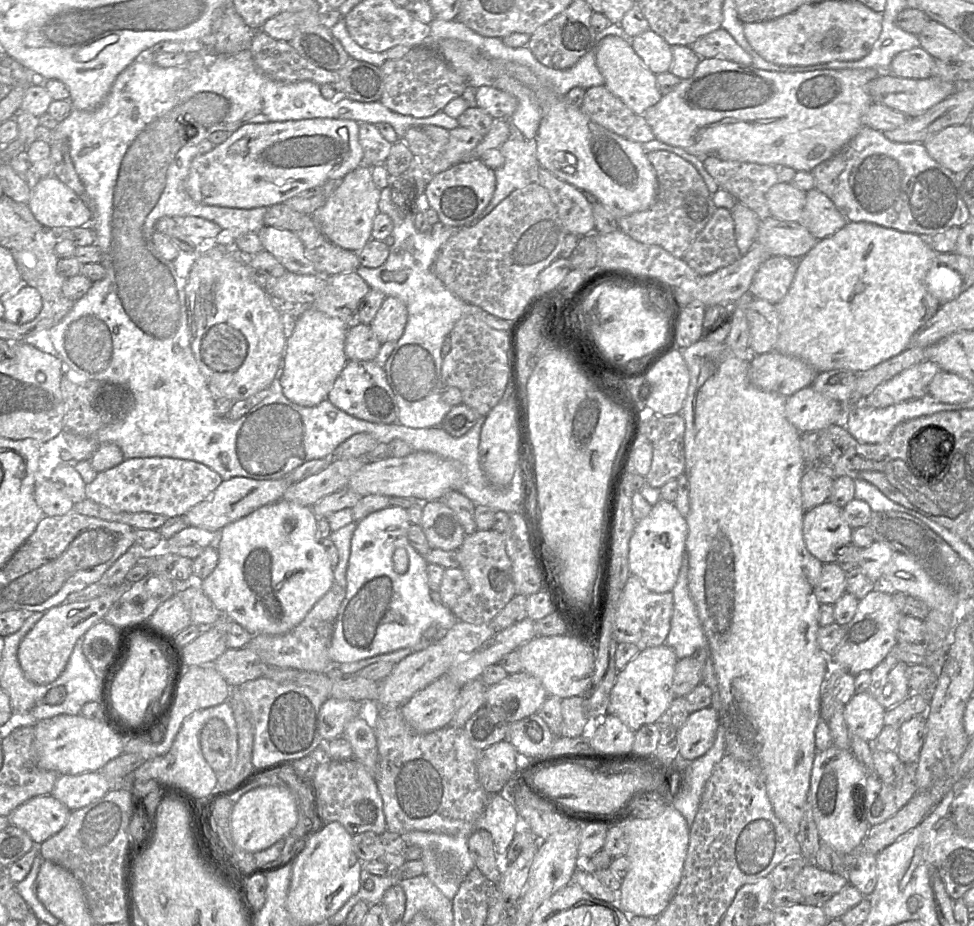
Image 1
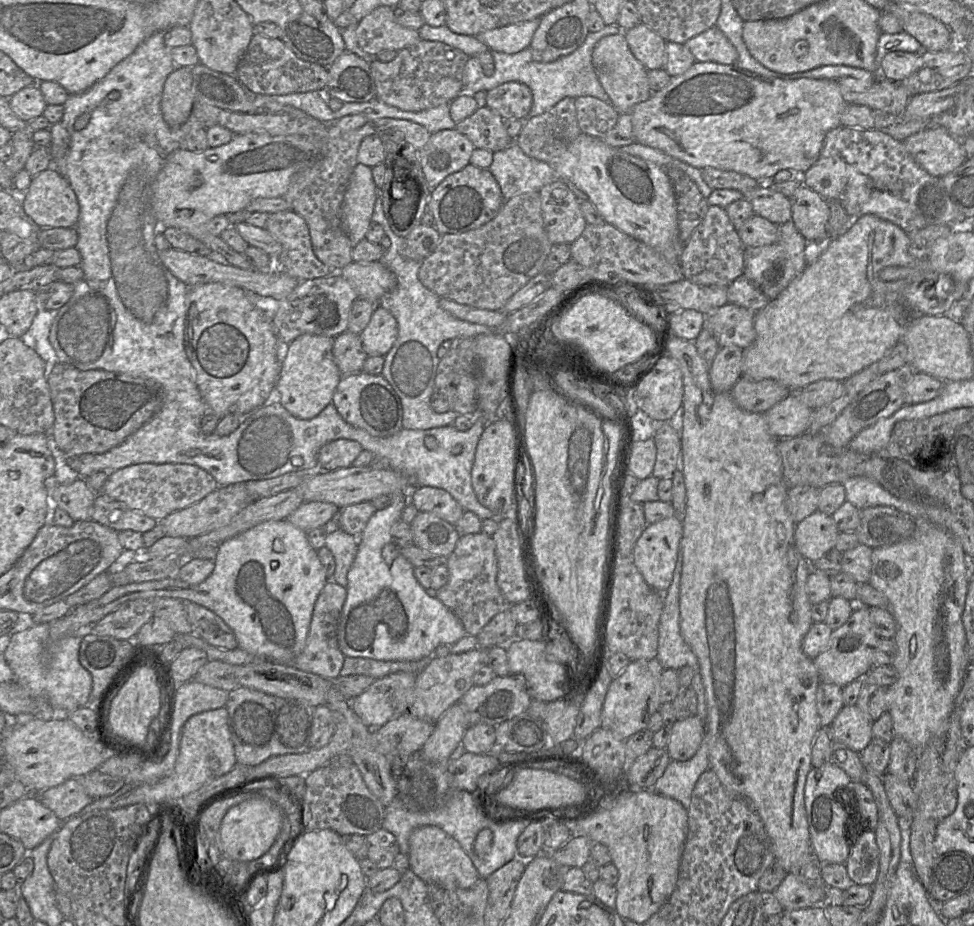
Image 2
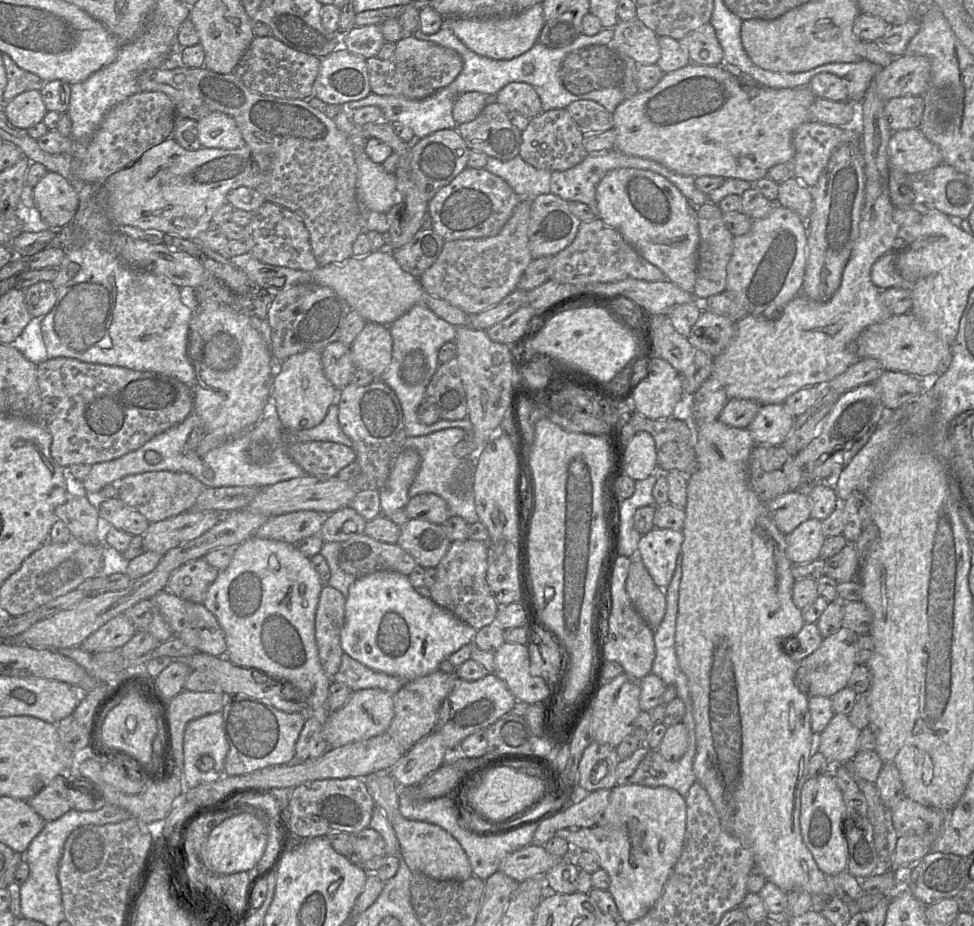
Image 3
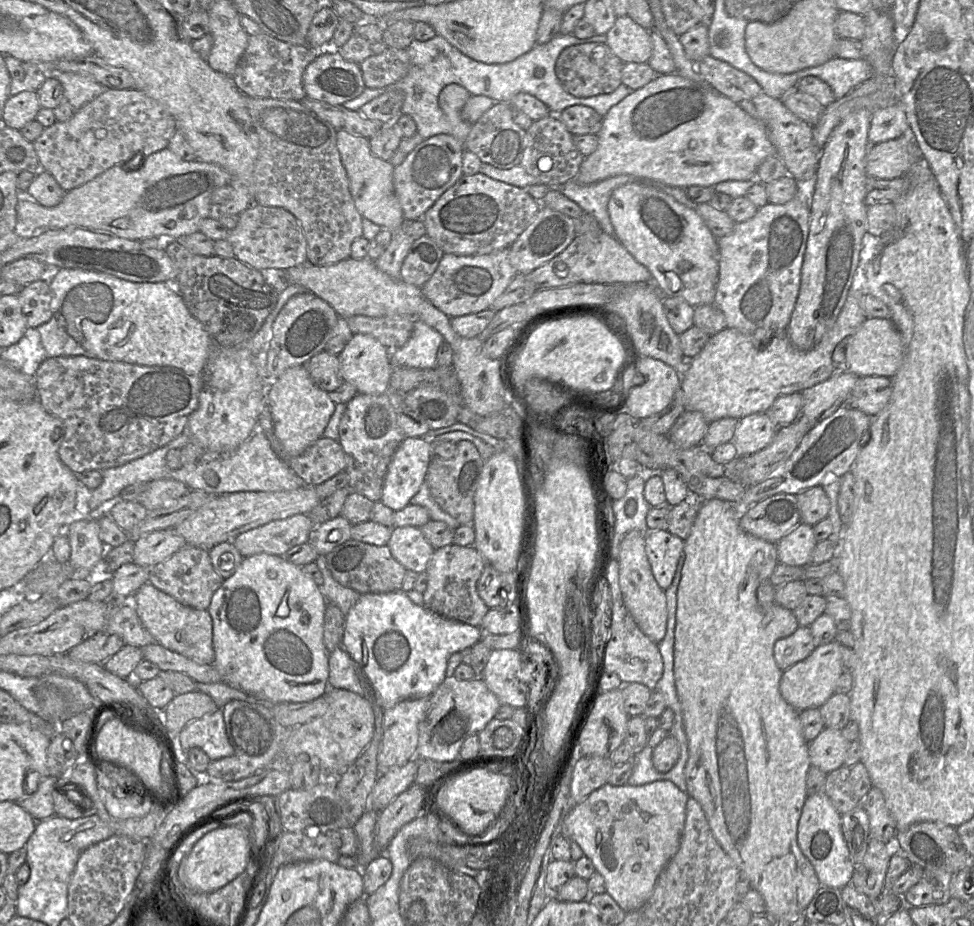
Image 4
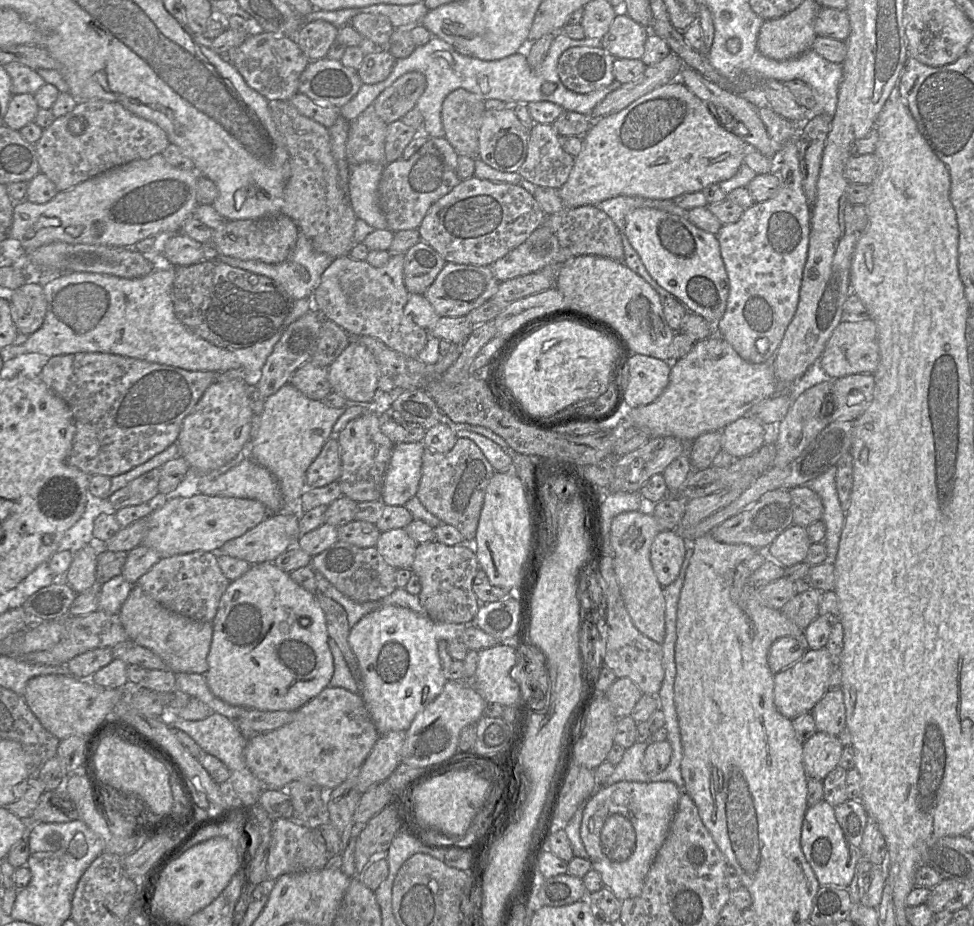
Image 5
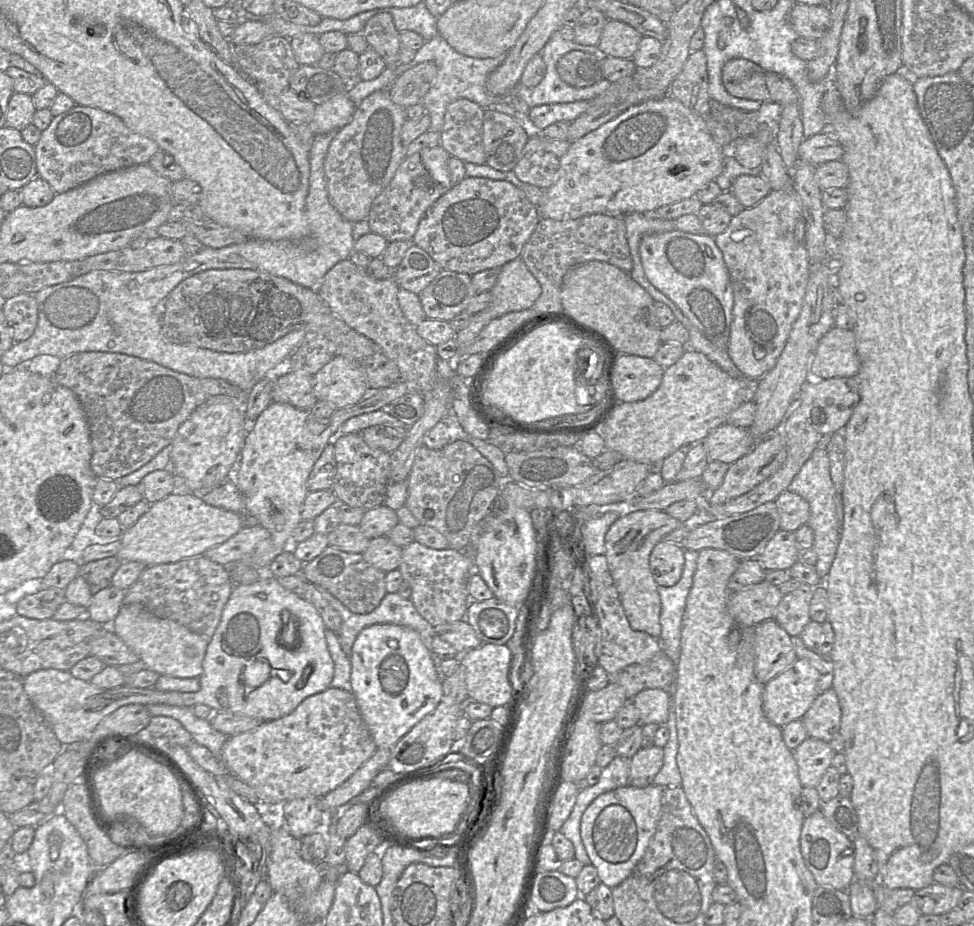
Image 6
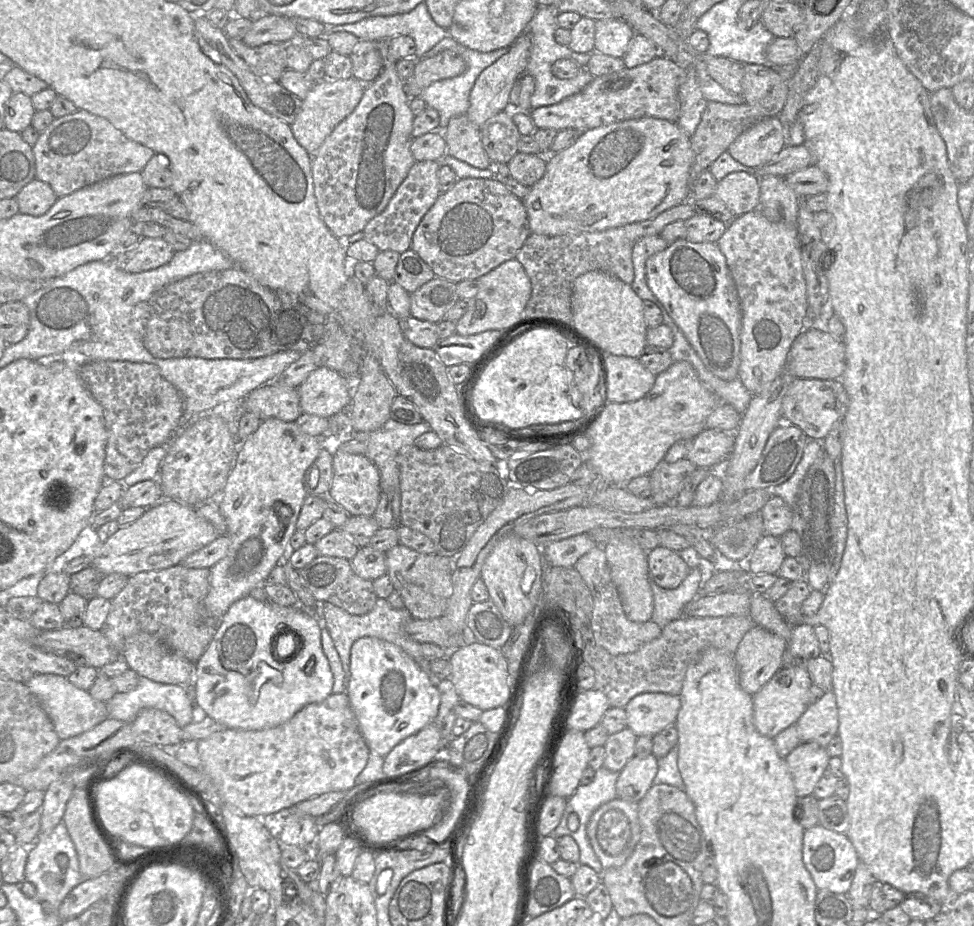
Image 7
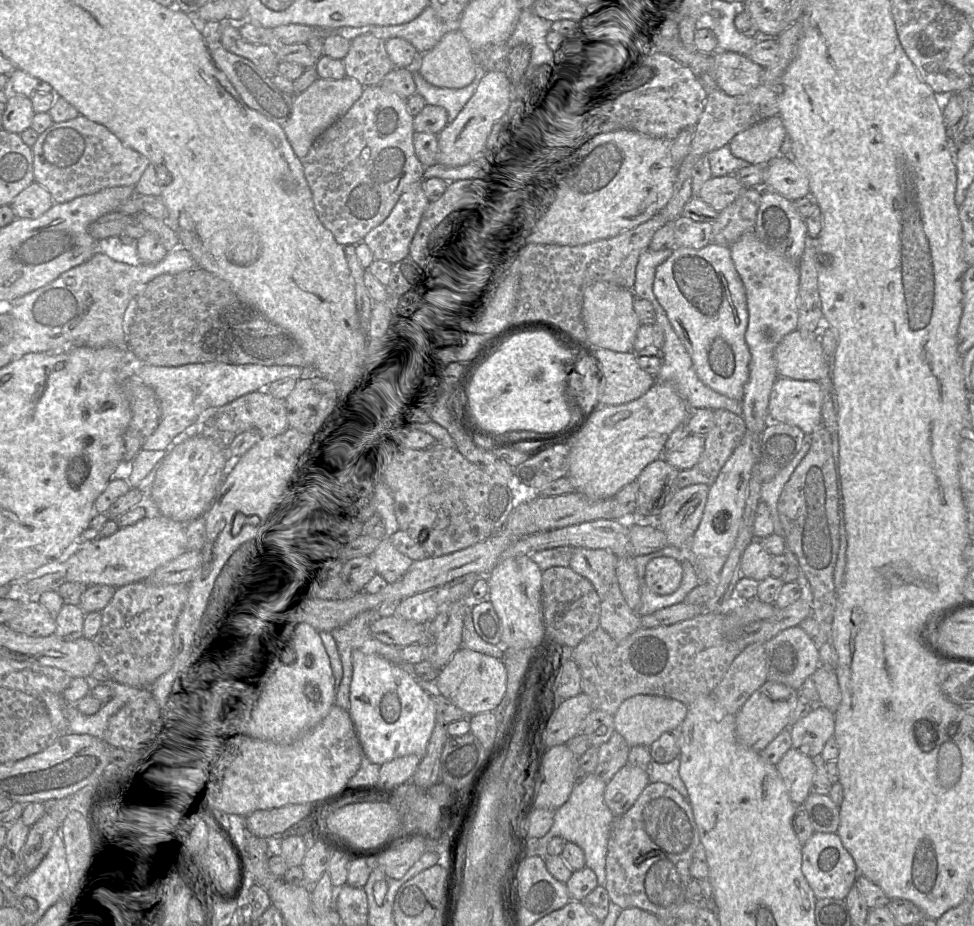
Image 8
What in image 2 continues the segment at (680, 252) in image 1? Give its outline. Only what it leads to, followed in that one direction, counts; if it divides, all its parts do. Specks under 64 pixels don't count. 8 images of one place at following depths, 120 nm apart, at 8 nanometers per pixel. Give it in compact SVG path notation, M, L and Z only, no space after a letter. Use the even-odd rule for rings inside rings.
M678 168L664 169L675 194L679 239L685 244L704 219L709 204L695 182L684 171Z

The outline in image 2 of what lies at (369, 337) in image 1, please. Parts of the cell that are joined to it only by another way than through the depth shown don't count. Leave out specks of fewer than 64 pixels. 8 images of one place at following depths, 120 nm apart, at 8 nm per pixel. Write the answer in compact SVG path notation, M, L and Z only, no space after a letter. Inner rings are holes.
M349 331L334 338L332 354L342 376L362 371L363 364L368 357L360 336Z

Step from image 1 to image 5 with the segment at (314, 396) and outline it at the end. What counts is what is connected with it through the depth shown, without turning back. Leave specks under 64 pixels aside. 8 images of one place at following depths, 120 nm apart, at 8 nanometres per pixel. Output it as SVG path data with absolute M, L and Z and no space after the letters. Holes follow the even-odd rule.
M289 382L265 399L259 428L249 441L247 454L277 479L283 496L283 510L280 512L298 512L300 497L307 488L308 467L330 438L338 418L348 407L359 404L361 402L346 401L341 408L328 407L322 400L308 398Z

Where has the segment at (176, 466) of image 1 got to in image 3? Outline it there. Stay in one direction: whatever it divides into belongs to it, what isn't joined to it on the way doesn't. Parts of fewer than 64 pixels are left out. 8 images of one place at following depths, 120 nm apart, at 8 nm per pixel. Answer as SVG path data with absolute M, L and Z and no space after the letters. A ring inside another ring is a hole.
M152 471L125 476L119 480L118 498L141 513L150 523L189 511L206 486L186 472Z

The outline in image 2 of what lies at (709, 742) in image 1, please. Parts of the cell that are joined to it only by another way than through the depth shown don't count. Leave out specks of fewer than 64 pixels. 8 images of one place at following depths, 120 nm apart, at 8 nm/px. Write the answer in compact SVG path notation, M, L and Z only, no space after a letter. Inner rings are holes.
M697 715L676 721L666 747L671 760L691 759L700 748L705 734L706 726Z

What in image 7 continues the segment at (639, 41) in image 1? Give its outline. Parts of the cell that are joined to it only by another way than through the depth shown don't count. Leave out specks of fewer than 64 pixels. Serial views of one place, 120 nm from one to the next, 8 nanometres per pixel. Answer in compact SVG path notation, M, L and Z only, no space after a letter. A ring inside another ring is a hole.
M609 18L595 21L594 49L615 58L622 58L636 32L624 20Z

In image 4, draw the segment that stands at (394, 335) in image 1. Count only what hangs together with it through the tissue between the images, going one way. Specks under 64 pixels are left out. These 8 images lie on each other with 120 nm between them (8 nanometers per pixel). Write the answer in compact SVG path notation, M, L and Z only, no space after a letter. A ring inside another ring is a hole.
M354 334L338 358L343 381L352 384L358 394L380 395L388 391L392 371L391 351L374 337Z

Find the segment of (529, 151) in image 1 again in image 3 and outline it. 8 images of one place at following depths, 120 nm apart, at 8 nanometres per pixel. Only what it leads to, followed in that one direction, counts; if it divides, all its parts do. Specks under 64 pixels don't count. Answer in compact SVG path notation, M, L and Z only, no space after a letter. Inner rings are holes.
M520 155L508 161L488 157L484 168L506 181L520 198L534 199L550 193L552 172L531 166Z

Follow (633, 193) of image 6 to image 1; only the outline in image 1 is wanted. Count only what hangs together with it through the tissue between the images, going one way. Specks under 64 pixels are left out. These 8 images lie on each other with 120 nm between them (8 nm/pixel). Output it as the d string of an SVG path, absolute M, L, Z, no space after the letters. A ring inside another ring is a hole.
M700 59L690 78L682 79L670 93L663 95L658 103L642 115L656 140L682 148L699 158L716 155L724 160L811 172L840 151L864 127L863 117L873 104L868 84L881 73L889 72L841 69L783 73L765 71L726 59Z

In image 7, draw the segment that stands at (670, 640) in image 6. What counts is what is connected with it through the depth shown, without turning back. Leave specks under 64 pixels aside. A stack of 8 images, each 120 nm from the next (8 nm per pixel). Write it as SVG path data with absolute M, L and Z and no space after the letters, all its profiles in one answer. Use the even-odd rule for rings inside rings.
M695 567L677 588L664 589L658 586L648 573L654 598L651 620L663 628L670 621L683 616L685 606L700 595L701 578L700 568Z

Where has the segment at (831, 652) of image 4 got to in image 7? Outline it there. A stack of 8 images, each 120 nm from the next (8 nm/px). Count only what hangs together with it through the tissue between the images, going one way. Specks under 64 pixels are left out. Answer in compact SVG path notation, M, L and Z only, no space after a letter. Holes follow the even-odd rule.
M800 665L783 667L757 693L752 696L753 722L756 730L767 738L774 739L780 732L795 725L807 709L807 695L813 682L806 668ZM781 677L791 679L788 686L780 683Z

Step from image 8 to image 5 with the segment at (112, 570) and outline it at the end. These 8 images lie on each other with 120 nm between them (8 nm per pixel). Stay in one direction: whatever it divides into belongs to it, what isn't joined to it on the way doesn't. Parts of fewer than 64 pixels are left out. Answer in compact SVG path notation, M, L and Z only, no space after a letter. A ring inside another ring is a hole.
M202 493L191 497L170 497L147 517L147 533L142 544L154 549L161 558L194 551L217 552L227 541L239 537L268 516L263 503L254 499L211 496Z

